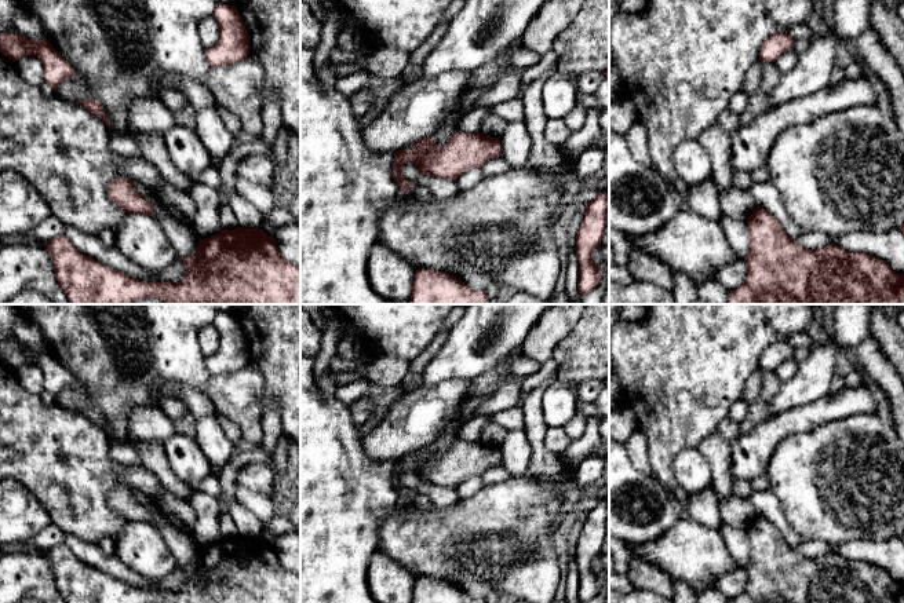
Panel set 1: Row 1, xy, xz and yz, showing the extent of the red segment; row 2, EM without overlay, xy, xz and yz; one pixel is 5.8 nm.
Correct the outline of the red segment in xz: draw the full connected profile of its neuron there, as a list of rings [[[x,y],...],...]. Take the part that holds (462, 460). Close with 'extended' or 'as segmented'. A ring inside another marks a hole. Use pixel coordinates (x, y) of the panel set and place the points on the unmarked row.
[[[458,439],[444,454],[438,454],[430,443],[416,449],[408,458],[394,461],[393,486],[404,502],[415,493],[401,482],[407,469],[412,469],[420,482],[458,489],[470,476],[481,476],[497,465],[502,465],[499,446]]]; as segmented

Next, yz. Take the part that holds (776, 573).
[[[757,515],[747,527],[750,560],[744,566],[747,586],[729,603],[904,603],[904,582],[865,560],[848,560],[839,553],[806,558],[791,548],[781,531]]]; as segmented

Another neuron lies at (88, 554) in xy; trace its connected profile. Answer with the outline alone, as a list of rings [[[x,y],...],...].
[[[68,536],[66,544],[83,563],[139,589],[160,592],[181,591],[187,581],[186,574],[181,569],[167,574],[161,580],[143,577],[127,567],[116,555],[106,555],[99,545],[84,542],[74,536]]]

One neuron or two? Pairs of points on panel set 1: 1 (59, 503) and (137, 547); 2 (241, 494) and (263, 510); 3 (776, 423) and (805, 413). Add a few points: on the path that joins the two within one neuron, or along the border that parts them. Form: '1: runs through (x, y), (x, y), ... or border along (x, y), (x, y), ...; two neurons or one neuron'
1: border along (127, 522), (115, 538); two neurons
2: runs through (247, 497), (258, 504); one neuron
3: runs through (783, 423), (798, 420); one neuron

